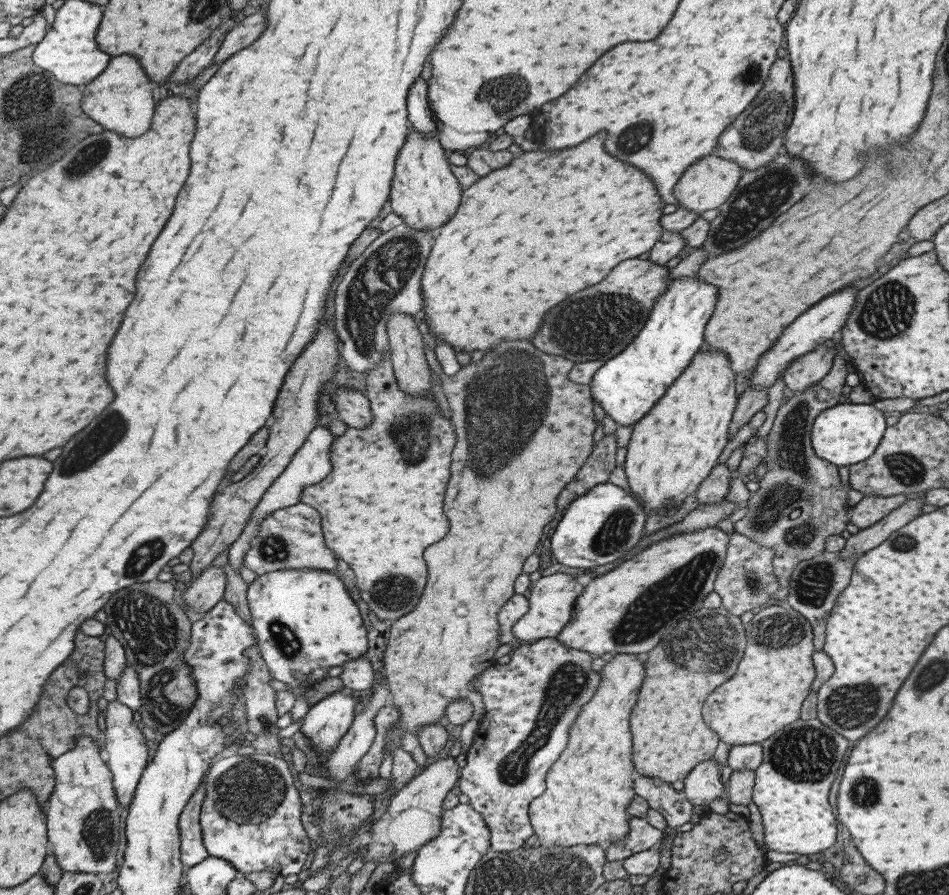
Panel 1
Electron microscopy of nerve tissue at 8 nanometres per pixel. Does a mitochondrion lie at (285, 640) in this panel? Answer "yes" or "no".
yes

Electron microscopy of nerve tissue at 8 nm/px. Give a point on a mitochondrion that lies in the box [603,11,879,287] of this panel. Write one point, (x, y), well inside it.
(753, 205)

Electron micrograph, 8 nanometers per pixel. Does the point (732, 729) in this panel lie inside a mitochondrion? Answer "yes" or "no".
no

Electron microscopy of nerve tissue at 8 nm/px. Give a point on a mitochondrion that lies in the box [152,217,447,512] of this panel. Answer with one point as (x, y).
(381, 276)

